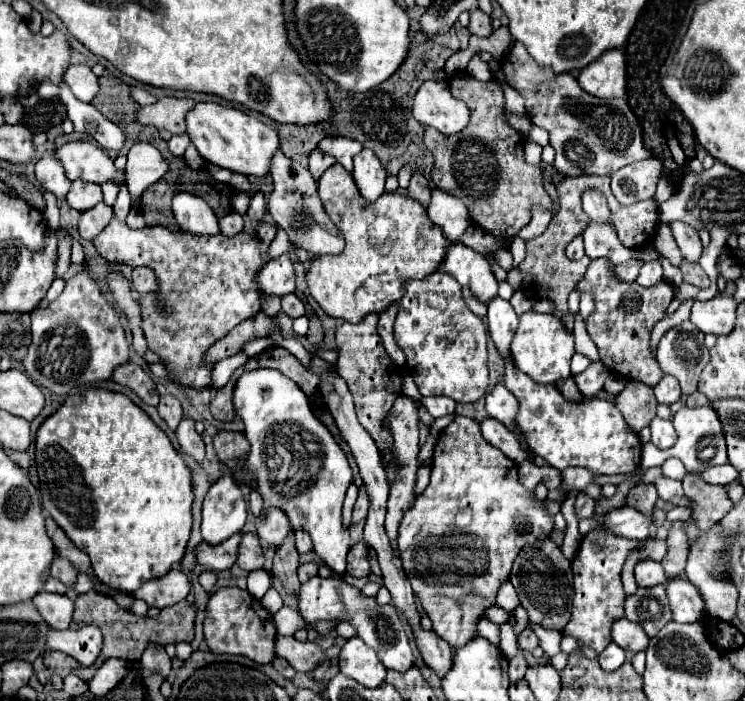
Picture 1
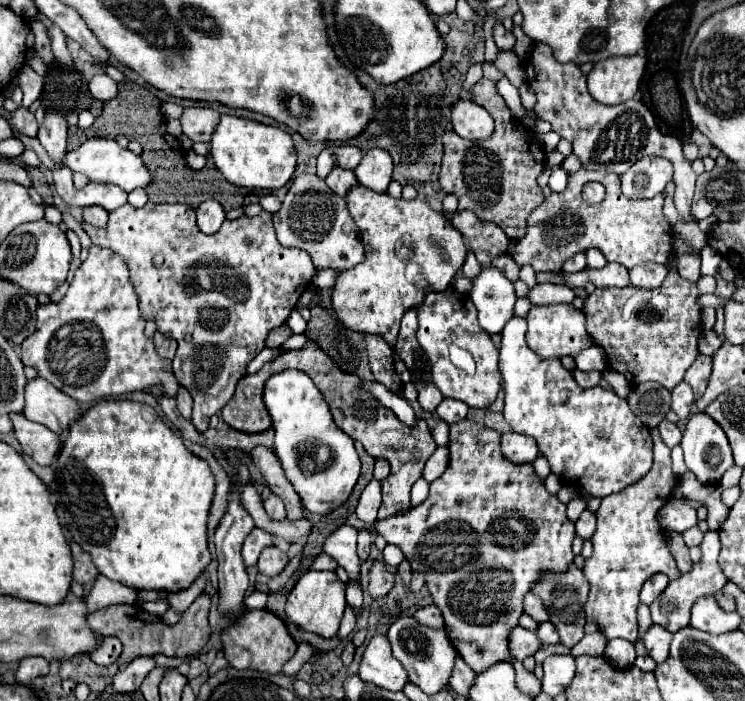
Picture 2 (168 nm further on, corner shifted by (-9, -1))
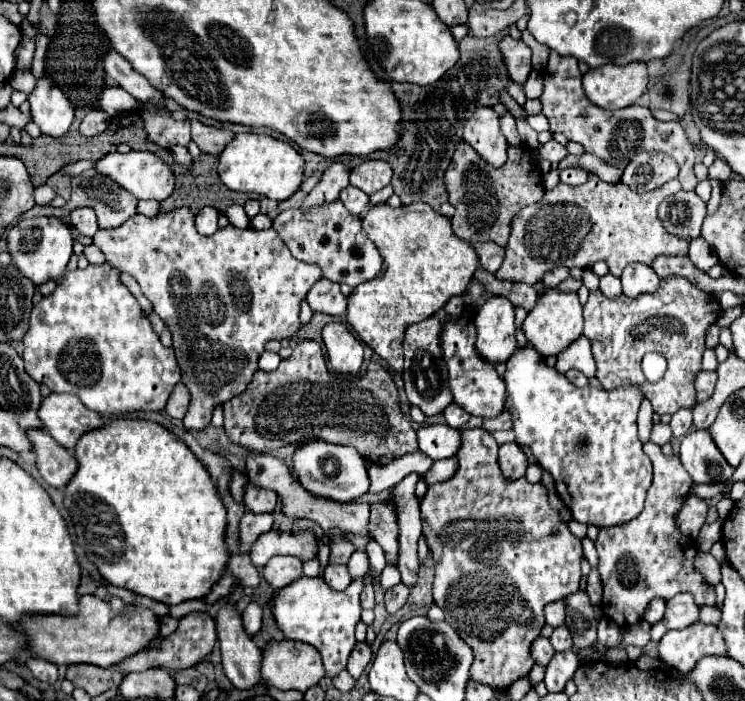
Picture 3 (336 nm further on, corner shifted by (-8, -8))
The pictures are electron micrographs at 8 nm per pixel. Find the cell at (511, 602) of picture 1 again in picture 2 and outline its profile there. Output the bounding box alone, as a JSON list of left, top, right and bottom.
[525,594,549,622]

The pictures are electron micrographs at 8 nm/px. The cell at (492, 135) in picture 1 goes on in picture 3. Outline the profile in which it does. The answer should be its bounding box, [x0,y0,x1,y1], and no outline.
[444,141,544,247]

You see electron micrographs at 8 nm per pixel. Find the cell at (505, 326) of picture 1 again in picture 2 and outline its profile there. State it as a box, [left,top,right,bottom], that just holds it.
[499,316,653,498]

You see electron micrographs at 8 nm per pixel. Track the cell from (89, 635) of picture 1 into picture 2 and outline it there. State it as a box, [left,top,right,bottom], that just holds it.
[89,638,121,666]

